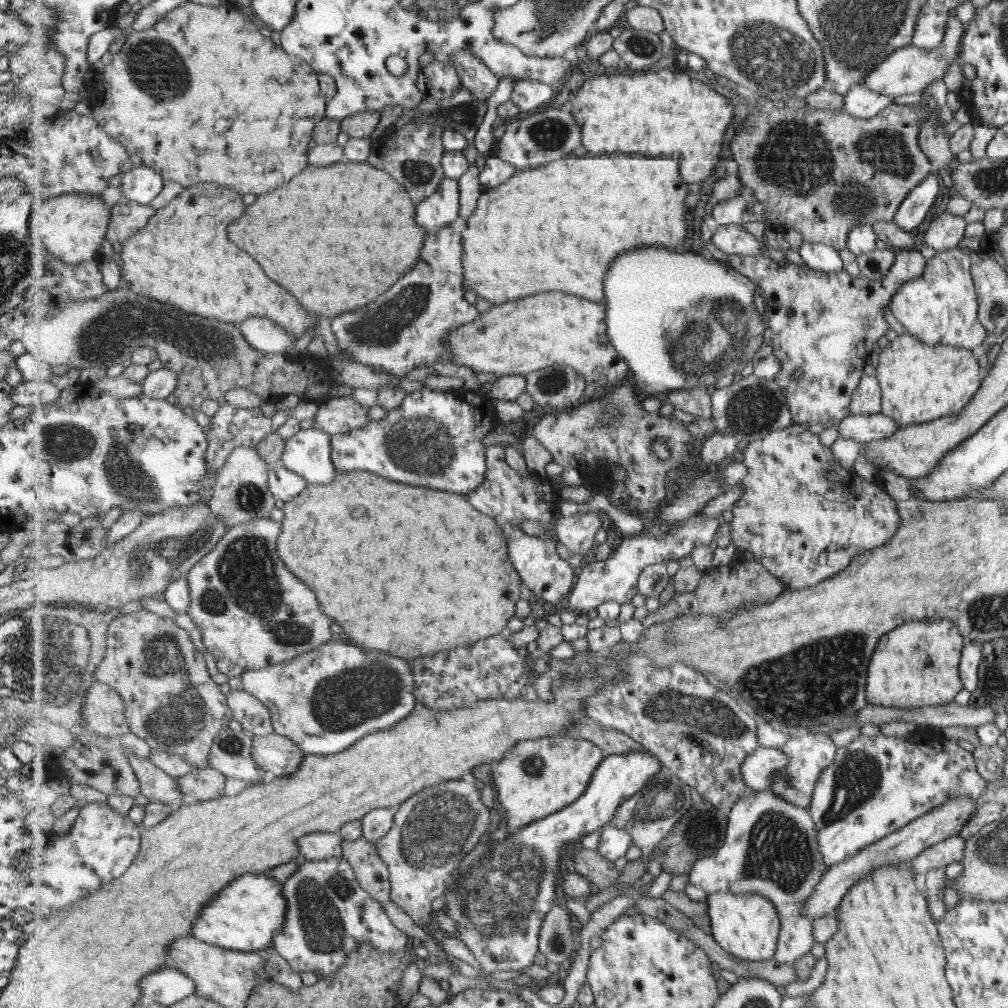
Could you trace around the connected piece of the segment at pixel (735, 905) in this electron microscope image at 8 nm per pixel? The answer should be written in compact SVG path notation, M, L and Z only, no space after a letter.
M717 892L708 896L712 934L729 953L748 961L764 961L776 958L780 939L781 917L776 904L767 896L747 892Z

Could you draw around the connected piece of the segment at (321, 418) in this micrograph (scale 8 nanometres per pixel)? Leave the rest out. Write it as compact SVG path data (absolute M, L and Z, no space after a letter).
M341 396L321 403L314 419L314 427L330 435L351 432L355 429L367 427L369 423L373 422L373 420L369 419L369 416L367 416L368 414L369 408L363 407L361 404L355 402L352 396Z

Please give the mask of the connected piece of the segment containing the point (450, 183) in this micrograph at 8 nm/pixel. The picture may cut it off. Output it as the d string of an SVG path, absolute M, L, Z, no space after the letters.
M445 177L438 192L419 204L417 222L433 234L455 222L459 218L460 211L459 181Z

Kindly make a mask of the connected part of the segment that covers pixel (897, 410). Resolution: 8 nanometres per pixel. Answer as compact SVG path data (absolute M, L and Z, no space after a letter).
M903 332L882 348L876 361L876 377L882 398L880 414L900 425L929 423L961 411L982 381L979 364L966 348L928 345Z

